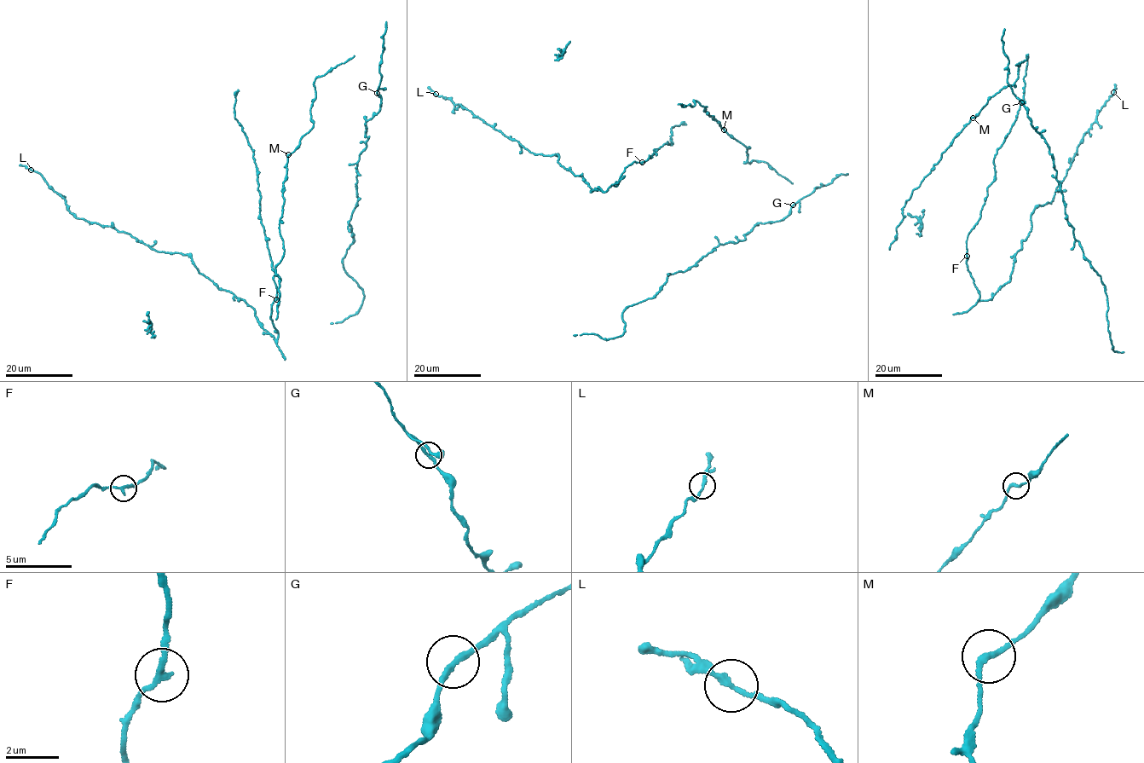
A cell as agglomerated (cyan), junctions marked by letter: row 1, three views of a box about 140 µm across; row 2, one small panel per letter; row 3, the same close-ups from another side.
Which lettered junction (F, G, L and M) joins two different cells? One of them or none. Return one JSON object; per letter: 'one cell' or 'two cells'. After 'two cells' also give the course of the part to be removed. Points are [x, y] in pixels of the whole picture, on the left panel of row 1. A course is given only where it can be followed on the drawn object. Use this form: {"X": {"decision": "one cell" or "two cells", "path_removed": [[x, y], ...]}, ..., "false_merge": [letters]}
{"F": {"decision": "one cell"}, "G": {"decision": "one cell"}, "L": {"decision": "one cell"}, "M": {"decision": "one cell"}, "false_merge": []}

